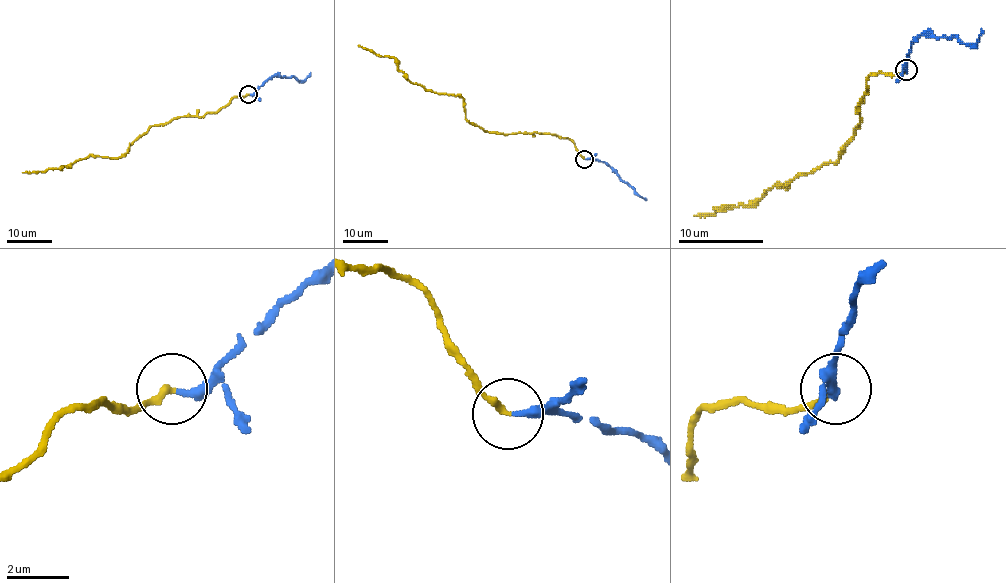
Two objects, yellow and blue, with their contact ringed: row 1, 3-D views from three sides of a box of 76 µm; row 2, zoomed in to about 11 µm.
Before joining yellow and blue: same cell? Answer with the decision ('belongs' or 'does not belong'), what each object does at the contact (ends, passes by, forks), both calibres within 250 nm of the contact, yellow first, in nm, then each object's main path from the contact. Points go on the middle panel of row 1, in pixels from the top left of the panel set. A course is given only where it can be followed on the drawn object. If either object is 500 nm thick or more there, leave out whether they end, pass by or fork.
belongs; yellow ends; blue ends; calibres 200 and 260 nm; course yellow (585, 159), (567, 137), (504, 134), (472, 125), (462, 97), (413, 84), (394, 58), (358, 45); course blue (585, 159), (597, 159), (610, 167), (637, 194), (646, 199)

